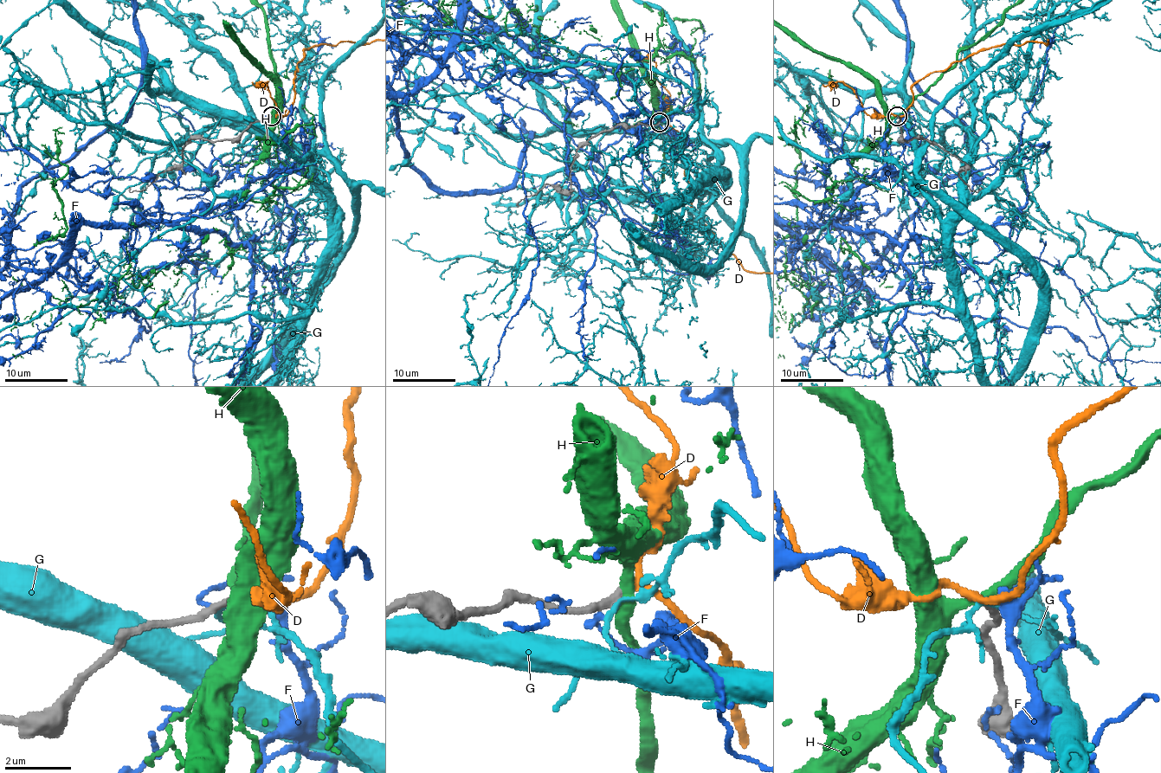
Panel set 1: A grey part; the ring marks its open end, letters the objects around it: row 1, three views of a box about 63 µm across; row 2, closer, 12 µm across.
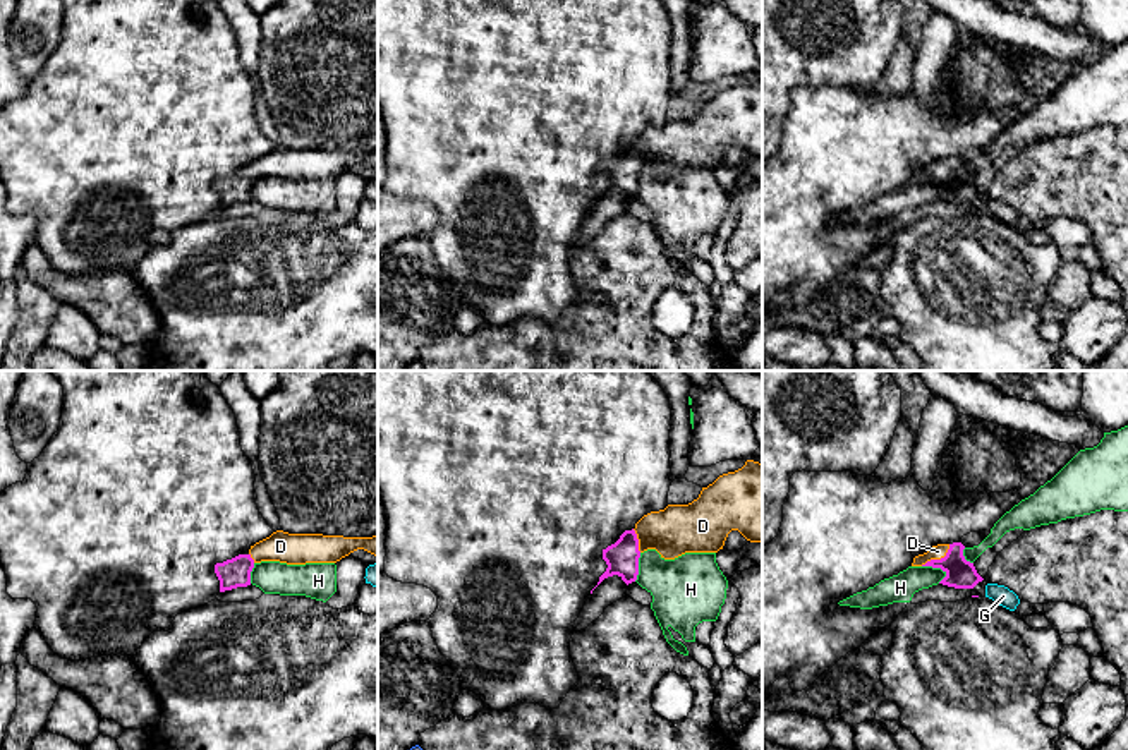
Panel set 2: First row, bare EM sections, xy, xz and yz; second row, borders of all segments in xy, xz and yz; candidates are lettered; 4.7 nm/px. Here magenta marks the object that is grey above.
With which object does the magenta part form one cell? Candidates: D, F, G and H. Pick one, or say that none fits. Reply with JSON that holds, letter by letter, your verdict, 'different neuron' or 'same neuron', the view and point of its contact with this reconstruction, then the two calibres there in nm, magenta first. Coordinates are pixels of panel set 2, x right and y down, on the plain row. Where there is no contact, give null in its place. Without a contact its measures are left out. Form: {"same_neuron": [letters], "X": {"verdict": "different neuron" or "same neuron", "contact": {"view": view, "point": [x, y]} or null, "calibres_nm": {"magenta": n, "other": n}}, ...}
{"same_neuron": ["D"], "D": {"verdict": "same neuron", "contact": {"view": "yz", "point": [938, 175]}, "calibres_nm": {"magenta": 140, "other": 70}}, "F": {"verdict": "different neuron", "contact": null}, "G": {"verdict": "different neuron", "contact": null}, "H": {"verdict": "different neuron", "contact": {"view": "yz", "point": [934, 182]}, "calibres_nm": {"magenta": 140, "other": 130}}}

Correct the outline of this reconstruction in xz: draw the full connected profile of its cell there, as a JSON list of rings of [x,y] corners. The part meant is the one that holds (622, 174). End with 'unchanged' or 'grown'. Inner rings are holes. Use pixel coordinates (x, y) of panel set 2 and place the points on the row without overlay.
[[[747,76],[735,88],[702,103],[688,120],[668,120],[644,130],[632,146],[603,165],[608,184],[597,201],[618,191],[627,201],[637,196],[639,173],[656,165],[675,175],[685,168],[718,168],[731,146],[750,158],[762,158],[762,79]]]; grown

